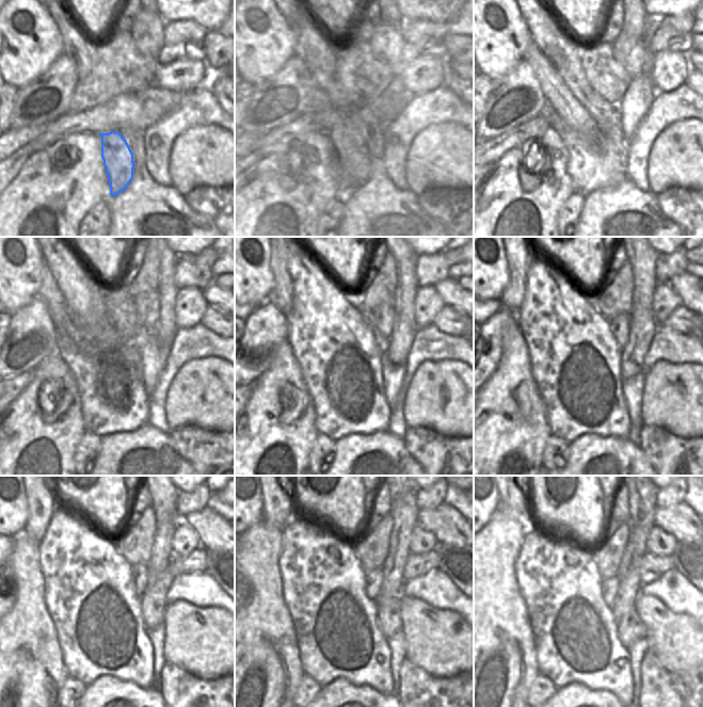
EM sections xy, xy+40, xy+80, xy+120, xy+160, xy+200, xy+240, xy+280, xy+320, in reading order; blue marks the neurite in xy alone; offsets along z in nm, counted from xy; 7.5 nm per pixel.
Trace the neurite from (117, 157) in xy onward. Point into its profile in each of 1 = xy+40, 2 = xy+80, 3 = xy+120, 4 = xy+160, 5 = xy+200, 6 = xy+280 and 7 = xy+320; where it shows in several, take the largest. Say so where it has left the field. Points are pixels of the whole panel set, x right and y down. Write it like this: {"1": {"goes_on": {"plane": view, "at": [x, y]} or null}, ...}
{"1": {"goes_on": {"plane": "xy+40", "at": [324, 106]}}, "2": {"goes_on": {"plane": "xy+80", "at": [562, 101]}}, "3": {"goes_on": {"plane": "xy+120", "at": [49, 292]}}, "4": {"goes_on": {"plane": "xy+160", "at": [282, 295]}}, "5": {"goes_on": {"plane": "xy+200", "at": [518, 258]}}, "6": {"goes_on": {"plane": "xy+280", "at": [277, 503]}}, "7": {"goes_on": {"plane": "xy+320", "at": [513, 497]}}}

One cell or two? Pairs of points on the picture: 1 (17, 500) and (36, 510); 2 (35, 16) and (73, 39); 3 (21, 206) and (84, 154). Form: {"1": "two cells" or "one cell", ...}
{"1": "two cells", "2": "two cells", "3": "one cell"}

